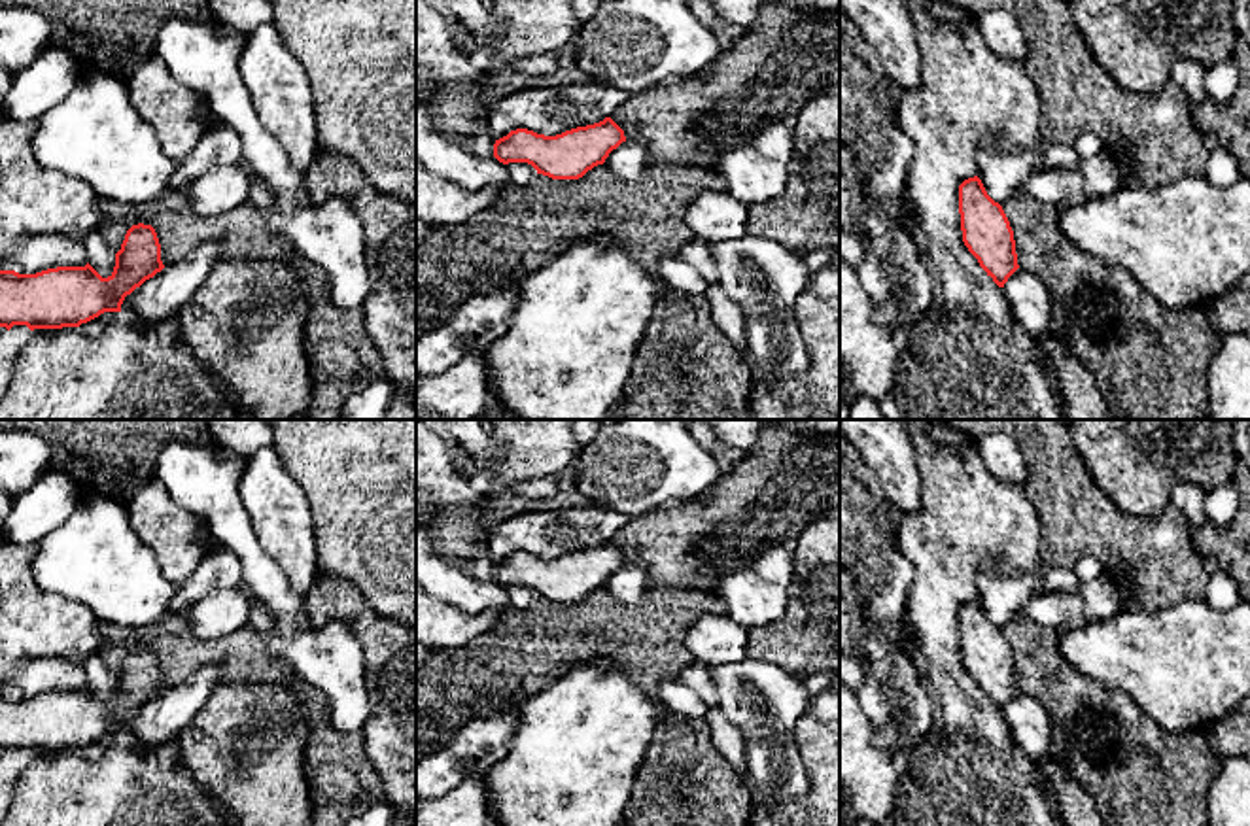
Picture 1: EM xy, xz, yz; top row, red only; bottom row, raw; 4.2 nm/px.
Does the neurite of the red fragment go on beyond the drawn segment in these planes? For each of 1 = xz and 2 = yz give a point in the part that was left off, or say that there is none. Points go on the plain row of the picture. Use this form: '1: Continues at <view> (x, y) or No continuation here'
1: No continuation here
2: No continuation here

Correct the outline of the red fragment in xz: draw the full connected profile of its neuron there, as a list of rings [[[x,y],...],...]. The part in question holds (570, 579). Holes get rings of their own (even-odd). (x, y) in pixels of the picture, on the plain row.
[[[605,541],[556,559],[528,552],[511,554],[495,563],[494,580],[503,588],[528,586],[537,597],[552,603],[579,603],[594,590],[603,588],[622,565],[626,565],[624,554]]]

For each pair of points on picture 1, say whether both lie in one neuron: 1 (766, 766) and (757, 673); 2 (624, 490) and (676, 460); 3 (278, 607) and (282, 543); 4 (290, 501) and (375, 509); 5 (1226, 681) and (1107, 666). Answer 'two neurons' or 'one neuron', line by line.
1: one neuron
2: one neuron
3: two neurons
4: two neurons
5: one neuron

